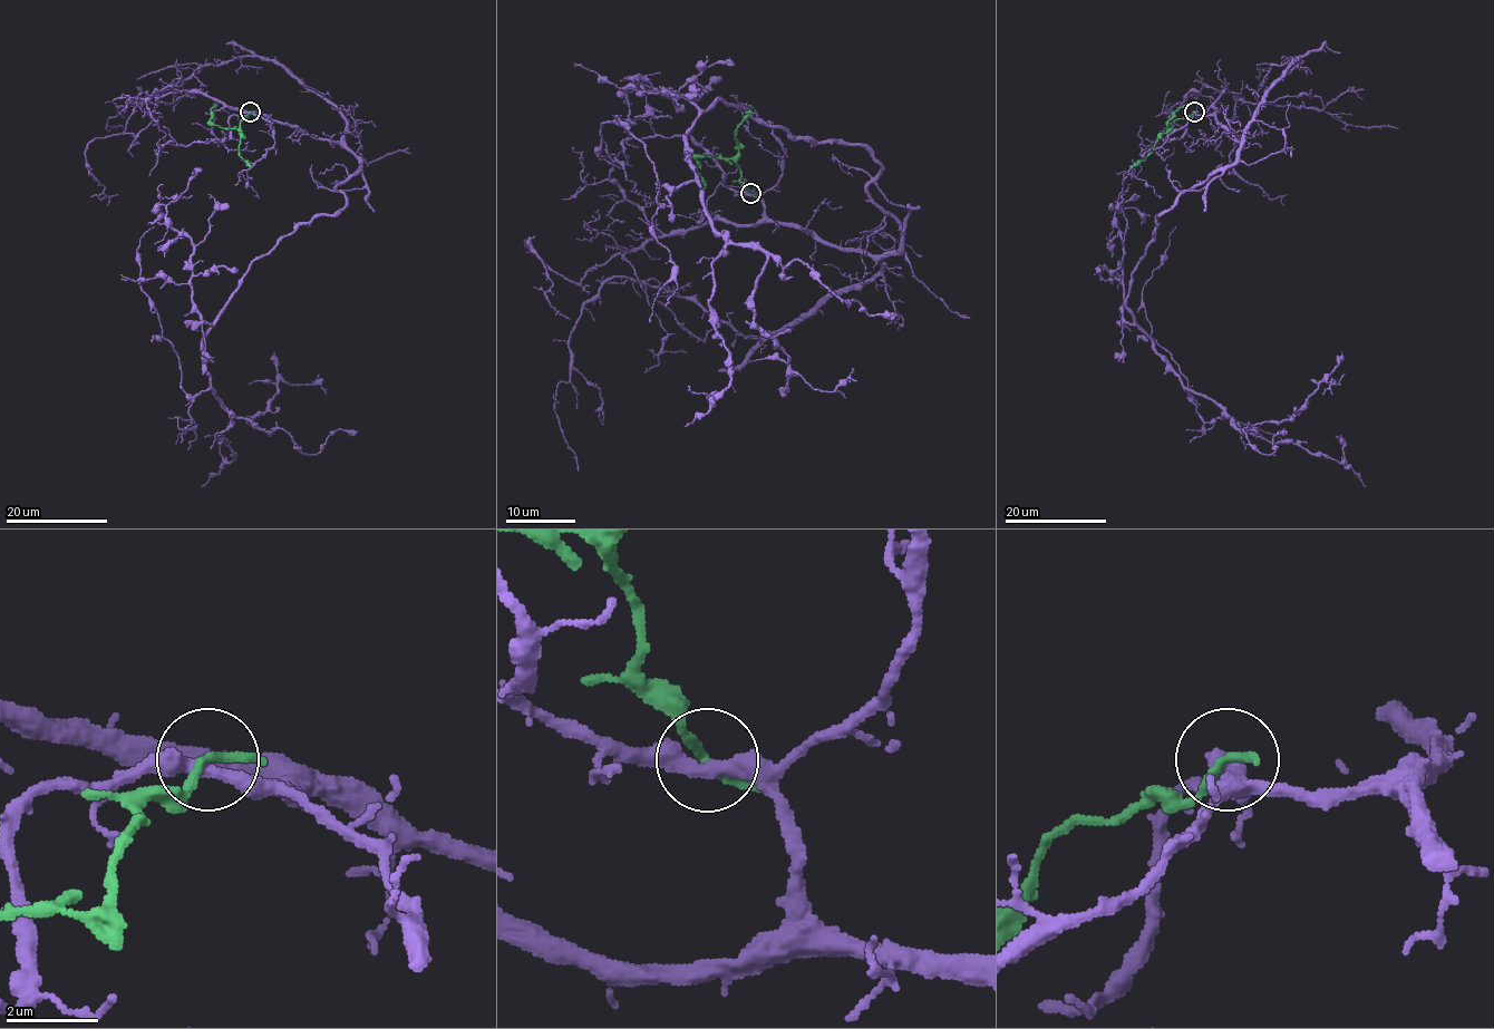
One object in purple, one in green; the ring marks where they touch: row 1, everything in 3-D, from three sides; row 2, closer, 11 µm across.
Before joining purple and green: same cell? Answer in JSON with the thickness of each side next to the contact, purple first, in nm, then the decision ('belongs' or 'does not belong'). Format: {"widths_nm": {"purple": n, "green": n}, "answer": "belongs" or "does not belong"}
{"widths_nm": {"purple": 360, "green": 180}, "answer": "does not belong"}

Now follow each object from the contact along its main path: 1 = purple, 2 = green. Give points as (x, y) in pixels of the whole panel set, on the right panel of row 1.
1: (1194, 112), (1239, 154), (1158, 216), (1133, 320), (1239, 429), (1339, 384), (1322, 394)
2: (1194, 112), (1179, 118), (1168, 128), (1170, 119), (1191, 104)

